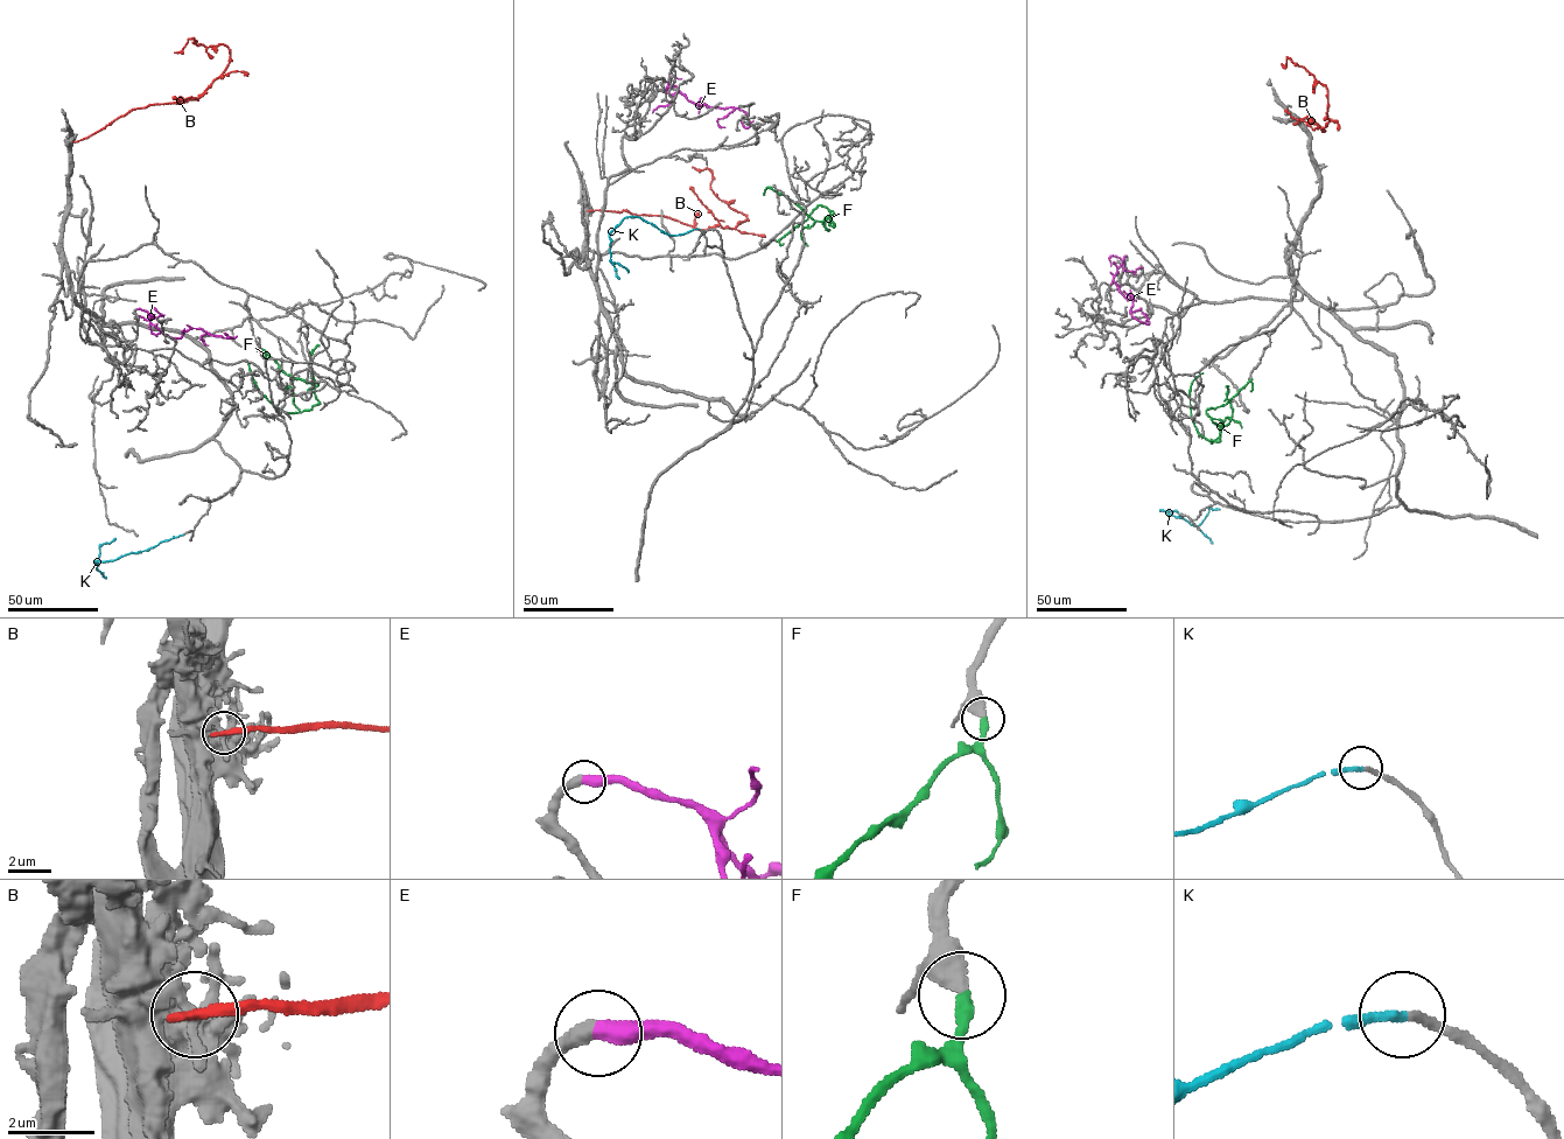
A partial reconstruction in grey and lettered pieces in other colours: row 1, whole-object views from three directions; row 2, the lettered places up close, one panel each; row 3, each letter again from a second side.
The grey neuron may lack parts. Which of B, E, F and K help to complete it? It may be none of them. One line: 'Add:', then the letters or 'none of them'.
Add: E, F, K

